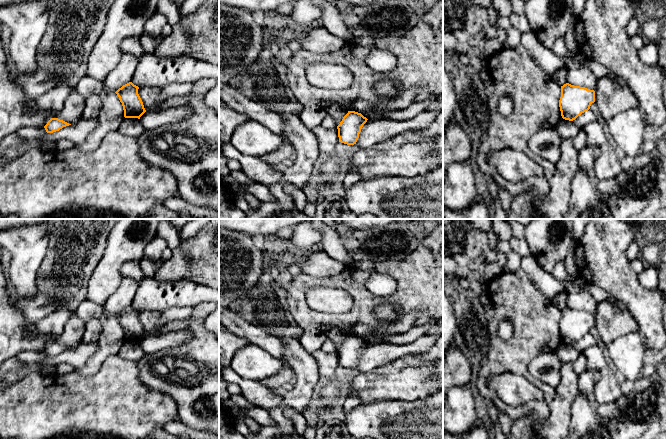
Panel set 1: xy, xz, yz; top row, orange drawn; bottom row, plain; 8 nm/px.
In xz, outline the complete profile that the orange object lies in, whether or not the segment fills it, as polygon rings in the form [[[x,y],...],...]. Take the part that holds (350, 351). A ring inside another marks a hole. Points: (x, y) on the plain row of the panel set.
[[[348,335],[337,350],[339,366],[347,369],[356,368],[361,353],[367,344],[361,337]]]

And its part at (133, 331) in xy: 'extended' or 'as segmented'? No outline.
as segmented

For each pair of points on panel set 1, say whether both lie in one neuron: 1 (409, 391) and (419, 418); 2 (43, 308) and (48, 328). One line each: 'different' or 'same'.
1: different
2: different

